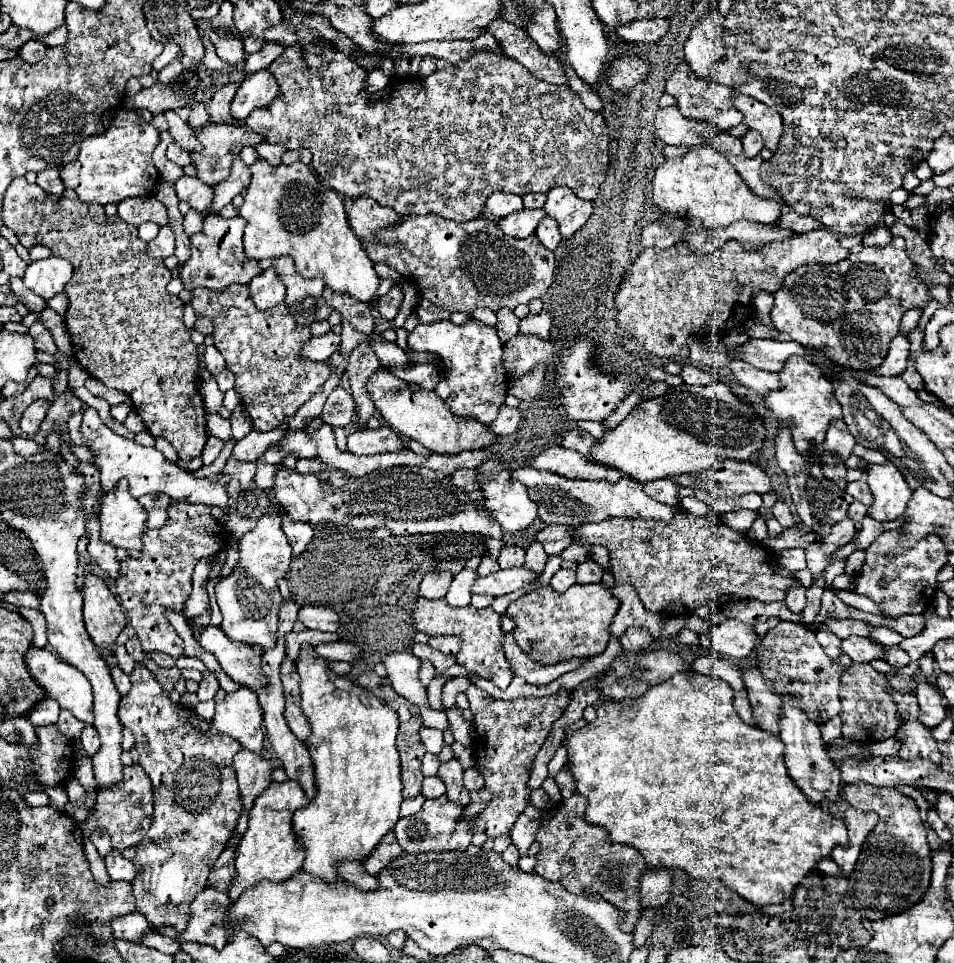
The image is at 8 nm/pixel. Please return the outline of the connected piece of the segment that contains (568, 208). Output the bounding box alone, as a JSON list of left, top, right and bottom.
[543,187,593,239]

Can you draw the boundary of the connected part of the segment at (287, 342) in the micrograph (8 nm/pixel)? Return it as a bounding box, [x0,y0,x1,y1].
[191,285,331,431]

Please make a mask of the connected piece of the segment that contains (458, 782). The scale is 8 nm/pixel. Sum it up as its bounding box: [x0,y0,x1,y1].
[437,759,463,801]

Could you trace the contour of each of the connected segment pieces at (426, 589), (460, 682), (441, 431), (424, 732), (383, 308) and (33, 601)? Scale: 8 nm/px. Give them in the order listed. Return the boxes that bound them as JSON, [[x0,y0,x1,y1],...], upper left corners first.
[[417,571,453,601],[443,677,471,709],[365,367,497,453],[419,725,443,755],[377,285,401,321],[3,591,39,609]]

